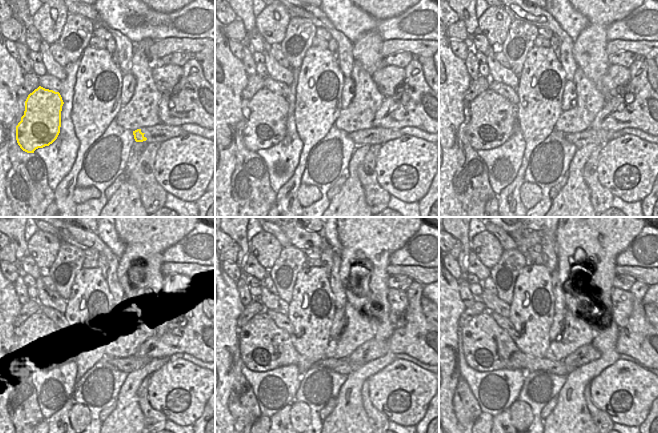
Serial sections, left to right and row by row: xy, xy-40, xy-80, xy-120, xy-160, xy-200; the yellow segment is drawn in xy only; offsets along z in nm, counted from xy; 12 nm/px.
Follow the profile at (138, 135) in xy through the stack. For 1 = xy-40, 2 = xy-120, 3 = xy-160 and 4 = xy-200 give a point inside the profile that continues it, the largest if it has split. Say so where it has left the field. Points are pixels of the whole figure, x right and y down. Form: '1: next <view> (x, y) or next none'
1: next xy-40 (360, 137)
2: next xy-120 (132, 363)
3: next xy-160 (263, 346)
4: next xy-200 (487, 347)

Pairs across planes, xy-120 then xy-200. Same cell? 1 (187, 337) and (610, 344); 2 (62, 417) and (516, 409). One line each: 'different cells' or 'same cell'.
1: different cells
2: different cells

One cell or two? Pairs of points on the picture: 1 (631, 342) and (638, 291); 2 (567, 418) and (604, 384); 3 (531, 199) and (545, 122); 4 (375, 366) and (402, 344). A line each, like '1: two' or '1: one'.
1: one
2: two
3: two
4: two

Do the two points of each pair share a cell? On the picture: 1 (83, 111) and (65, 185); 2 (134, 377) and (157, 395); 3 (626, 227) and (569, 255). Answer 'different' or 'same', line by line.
1: same
2: different
3: same

